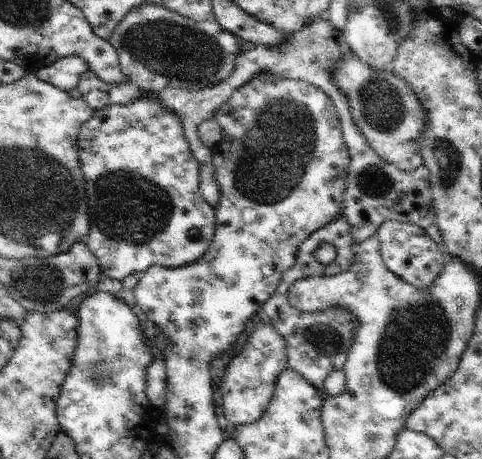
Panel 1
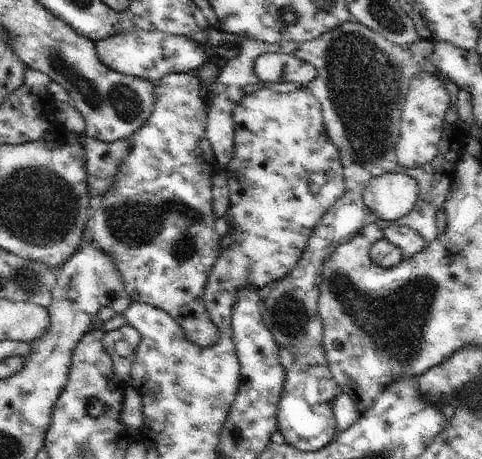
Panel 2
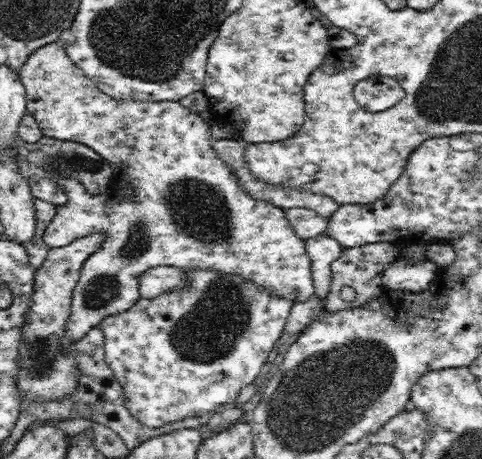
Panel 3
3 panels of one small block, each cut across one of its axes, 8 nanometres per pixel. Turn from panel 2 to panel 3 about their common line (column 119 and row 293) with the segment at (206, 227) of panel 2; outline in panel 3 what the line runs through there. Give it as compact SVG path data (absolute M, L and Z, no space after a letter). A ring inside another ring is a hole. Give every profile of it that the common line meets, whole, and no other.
M184 270L184 286L176 288L168 294L160 294L156 298L140 298L130 310L126 310L124 314L116 314L116 316L108 316L100 322L100 330L106 336L106 346L104 346L104 356L108 366L114 372L114 378L120 382L122 390L126 392L126 408L130 410L132 416L136 416L136 420L140 420L144 426L148 428L160 428L166 426L170 422L180 422L184 418L194 418L194 416L204 416L210 410L216 410L224 404L236 404L236 398L240 396L242 388L246 388L248 384L252 384L254 380L258 380L260 370L264 370L264 366L268 364L268 352L274 348L274 344L280 340L282 336L282 328L290 316L290 310L296 302L288 300L284 296L278 296L262 286L252 284L250 280L244 280L236 274L224 274L224 272L216 272L216 270Z

